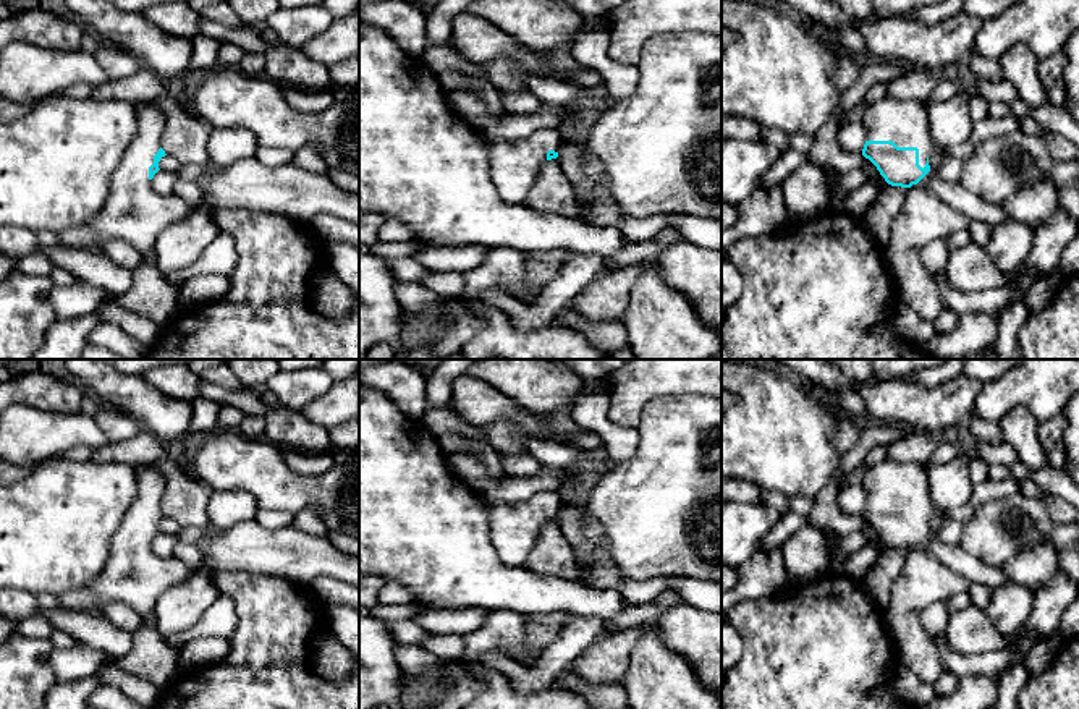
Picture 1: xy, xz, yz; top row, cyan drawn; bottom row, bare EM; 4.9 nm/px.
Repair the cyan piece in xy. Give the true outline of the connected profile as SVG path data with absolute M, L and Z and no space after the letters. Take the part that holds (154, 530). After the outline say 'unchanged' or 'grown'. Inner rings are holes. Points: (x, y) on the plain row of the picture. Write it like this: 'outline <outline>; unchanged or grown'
outline M155 465L136 466L136 484L136 499L112 539L110 558L91 584L95 604L86 612L104 617L107 604L128 604L141 617L141 626L134 631L131 651L115 662L165 691L180 675L180 651L160 636L147 617L157 599L186 581L193 568L175 557L160 558L150 549L160 521L167 518L162 512L167 486L162 471Z; grown

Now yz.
outline M883 460L862 478L869 521L885 544L906 550L901 573L890 588L883 625L896 643L898 660L924 683L935 685L943 667L933 639L920 623L920 613L933 602L948 602L967 592L971 581L954 573L925 549L933 536L929 520L937 513L930 497L927 468L919 463Z; grown

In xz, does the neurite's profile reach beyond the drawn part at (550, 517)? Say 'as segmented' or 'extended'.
extended

